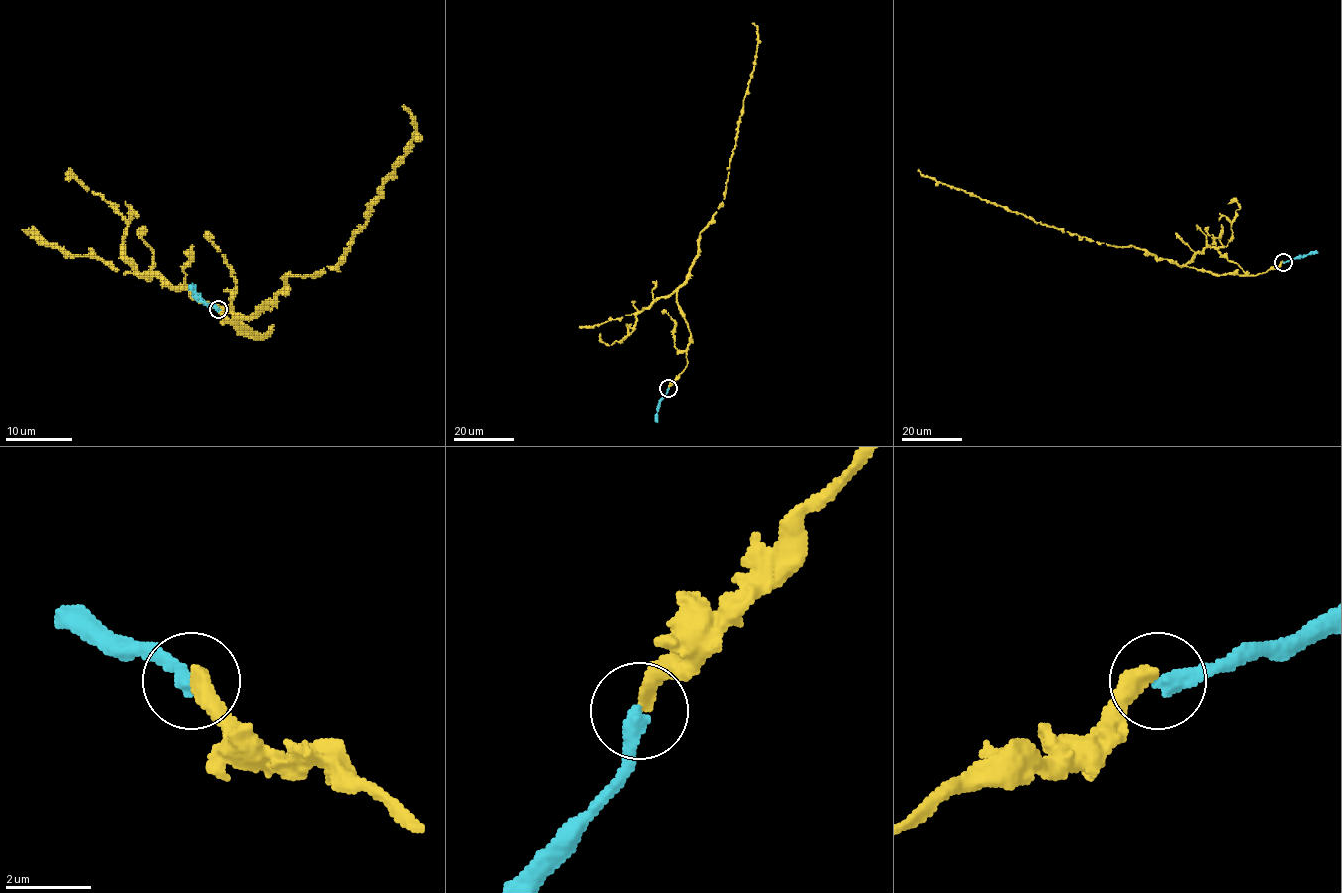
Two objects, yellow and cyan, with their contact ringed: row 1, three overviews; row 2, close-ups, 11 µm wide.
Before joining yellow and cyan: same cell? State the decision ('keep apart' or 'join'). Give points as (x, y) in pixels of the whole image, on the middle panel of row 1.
keep apart

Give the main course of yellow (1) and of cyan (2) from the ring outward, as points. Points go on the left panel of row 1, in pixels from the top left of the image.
1: (219, 310), (262, 338), (237, 321), (270, 301), (289, 273), (310, 276), (342, 261), (410, 145), (404, 105)
2: (219, 310), (194, 290)

